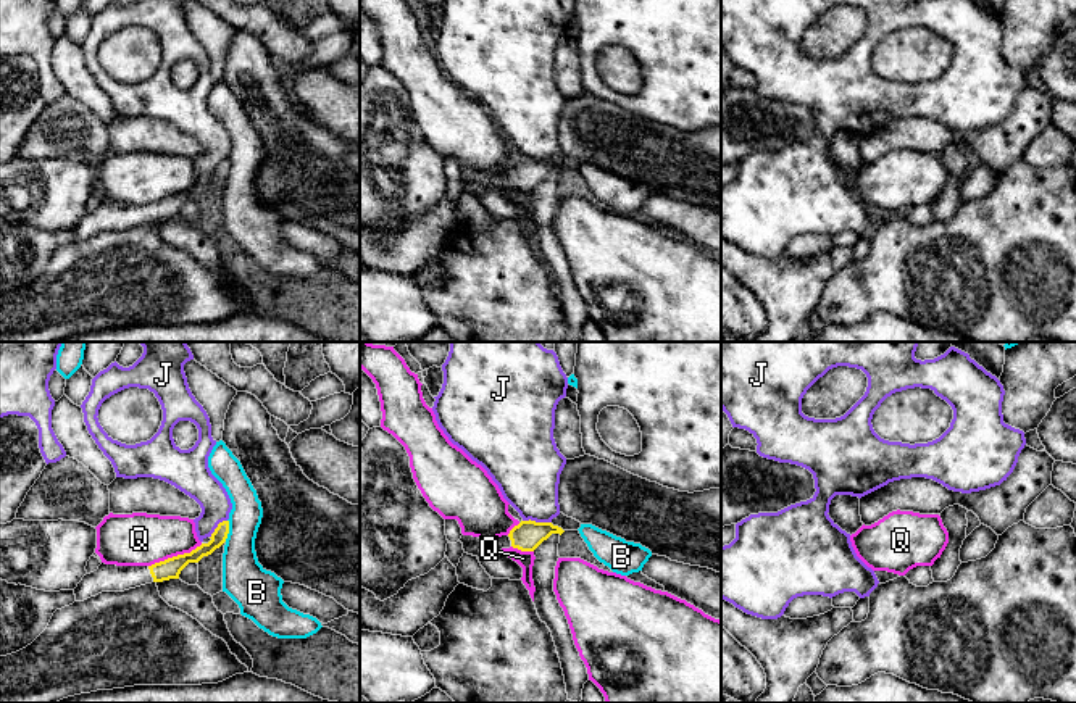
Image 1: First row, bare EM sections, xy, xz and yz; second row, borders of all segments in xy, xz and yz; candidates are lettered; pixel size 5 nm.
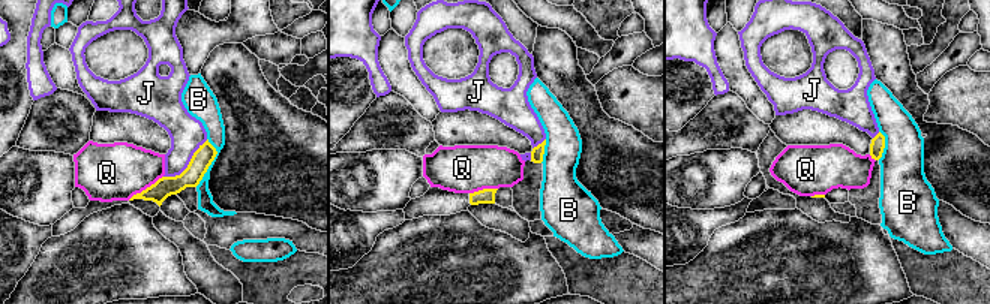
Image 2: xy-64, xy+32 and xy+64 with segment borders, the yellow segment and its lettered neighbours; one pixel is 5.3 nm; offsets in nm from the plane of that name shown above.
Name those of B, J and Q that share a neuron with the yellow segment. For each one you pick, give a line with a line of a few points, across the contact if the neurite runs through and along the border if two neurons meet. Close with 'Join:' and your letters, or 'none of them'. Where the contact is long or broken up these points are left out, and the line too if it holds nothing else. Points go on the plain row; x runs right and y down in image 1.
Join: none of them

